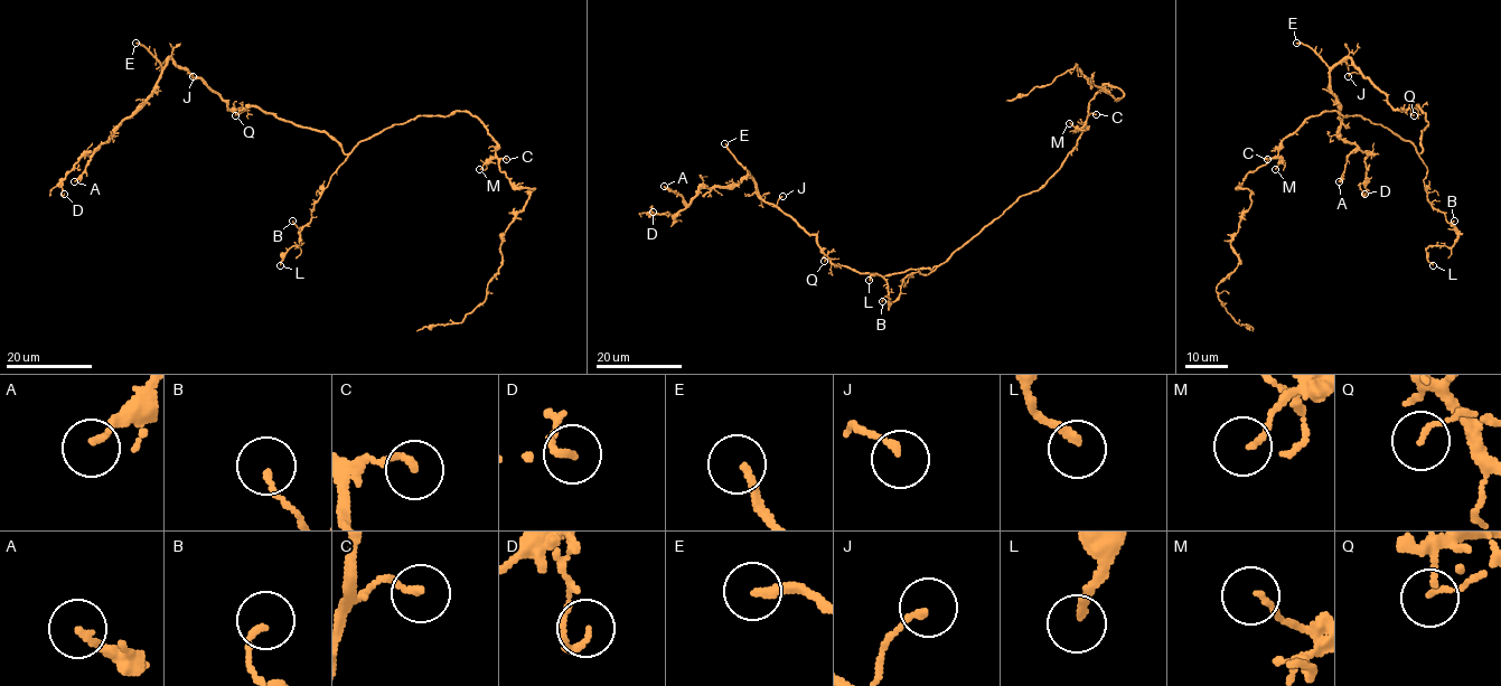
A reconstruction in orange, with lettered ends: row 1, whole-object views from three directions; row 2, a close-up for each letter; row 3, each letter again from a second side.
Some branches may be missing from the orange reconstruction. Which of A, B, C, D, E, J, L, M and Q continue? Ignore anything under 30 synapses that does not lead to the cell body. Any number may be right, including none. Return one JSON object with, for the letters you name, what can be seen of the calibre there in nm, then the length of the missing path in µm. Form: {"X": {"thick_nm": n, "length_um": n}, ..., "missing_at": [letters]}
{"E": {"thick_nm": 200, "length_um": 25}, "L": {"thick_nm": 200, "length_um": 35}, "missing_at": ["E", "L"]}

